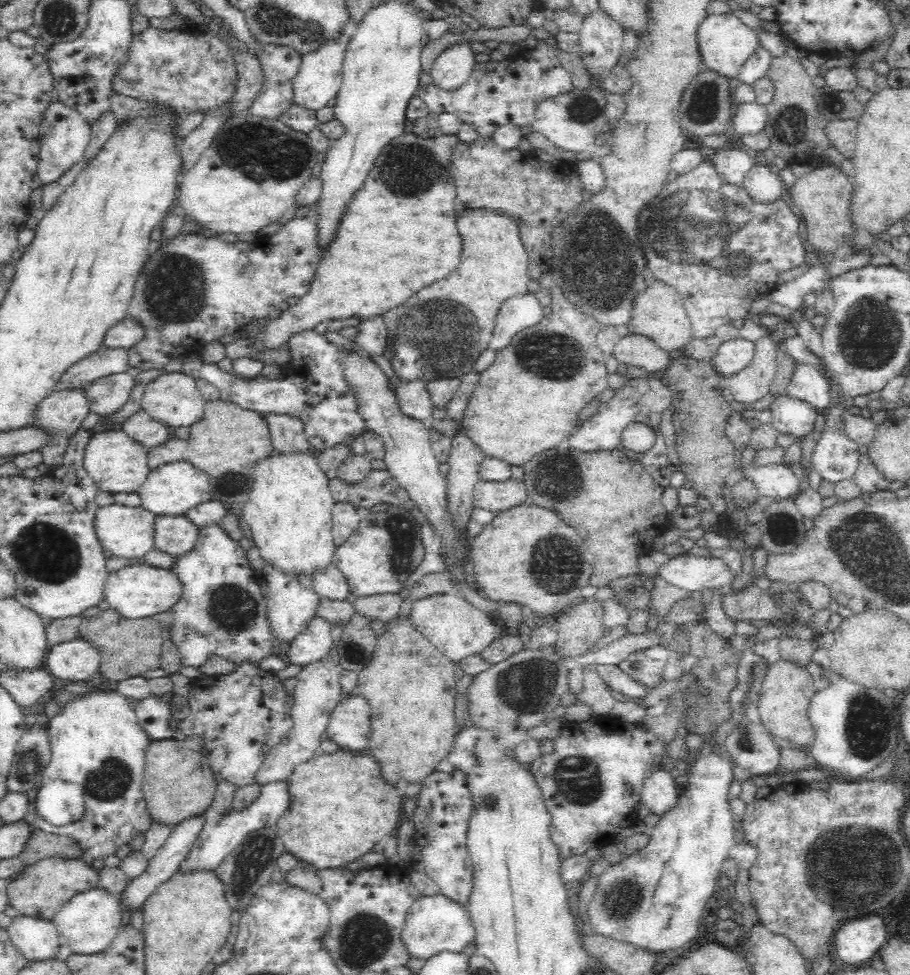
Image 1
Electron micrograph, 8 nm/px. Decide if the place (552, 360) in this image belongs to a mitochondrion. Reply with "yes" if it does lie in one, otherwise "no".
yes

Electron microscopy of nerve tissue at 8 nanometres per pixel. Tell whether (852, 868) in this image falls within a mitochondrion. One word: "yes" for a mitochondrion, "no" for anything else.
yes

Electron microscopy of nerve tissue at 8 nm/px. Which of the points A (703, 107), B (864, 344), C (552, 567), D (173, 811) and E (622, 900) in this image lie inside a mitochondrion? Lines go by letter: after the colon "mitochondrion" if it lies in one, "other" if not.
A: mitochondrion
B: mitochondrion
C: mitochondrion
D: other
E: mitochondrion

